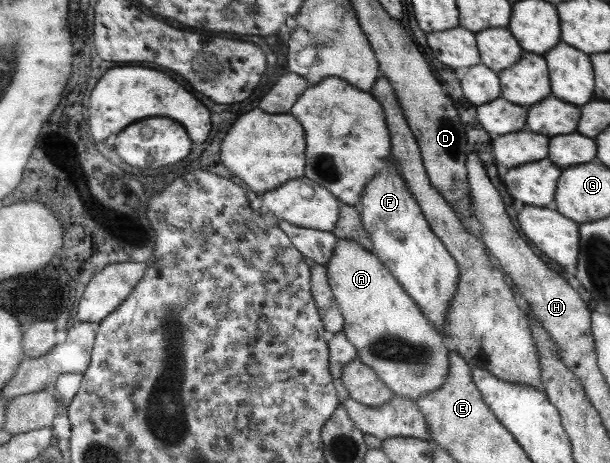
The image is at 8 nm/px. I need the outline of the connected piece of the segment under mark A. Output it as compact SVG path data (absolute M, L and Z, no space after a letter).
M338 239L326 266L335 301L346 321L342 332L356 347L357 361L369 365L402 398L415 401L445 383L451 346L424 318L415 299L400 286L380 257L358 242Z

